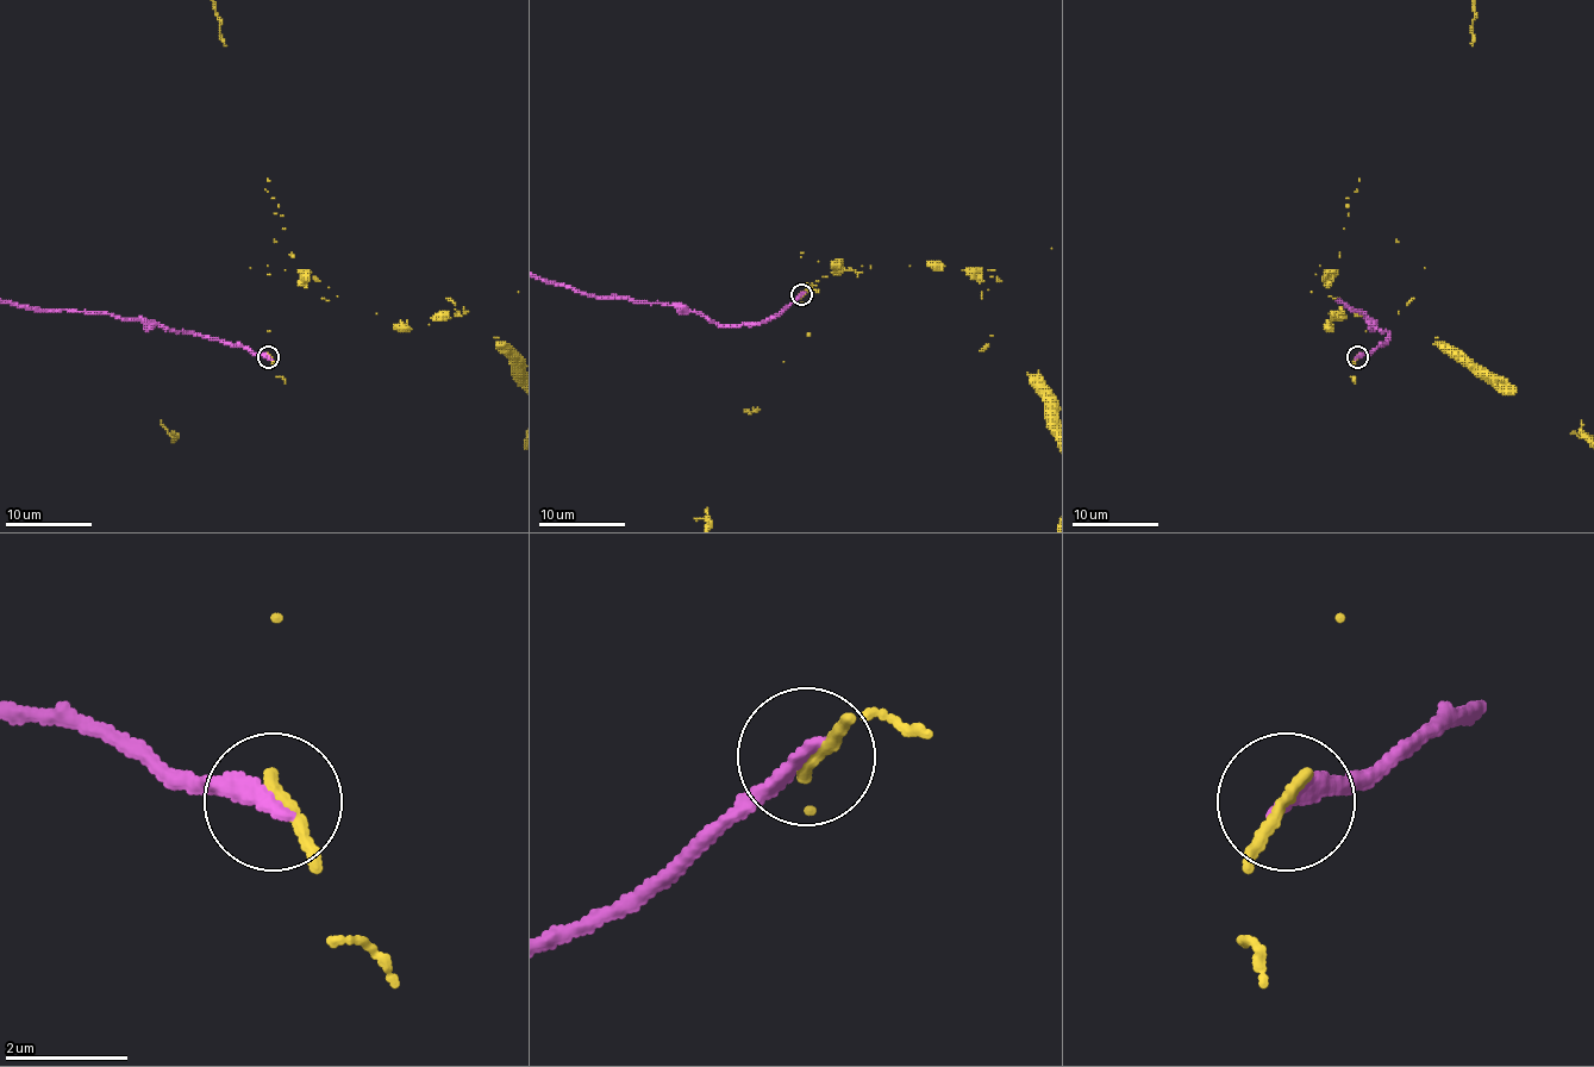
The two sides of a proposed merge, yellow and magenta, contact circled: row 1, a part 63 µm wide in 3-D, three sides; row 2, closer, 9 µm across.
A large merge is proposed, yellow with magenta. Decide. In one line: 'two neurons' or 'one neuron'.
two neurons

